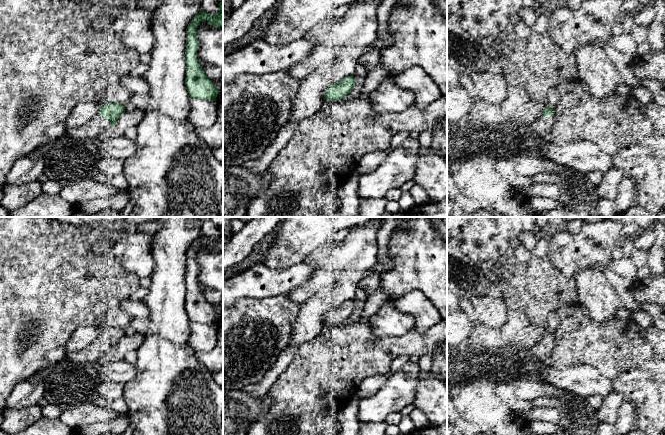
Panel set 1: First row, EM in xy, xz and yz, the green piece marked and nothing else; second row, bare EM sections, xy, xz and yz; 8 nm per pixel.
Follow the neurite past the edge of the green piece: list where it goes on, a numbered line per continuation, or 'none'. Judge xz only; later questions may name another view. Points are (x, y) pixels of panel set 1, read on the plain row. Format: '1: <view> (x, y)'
none

